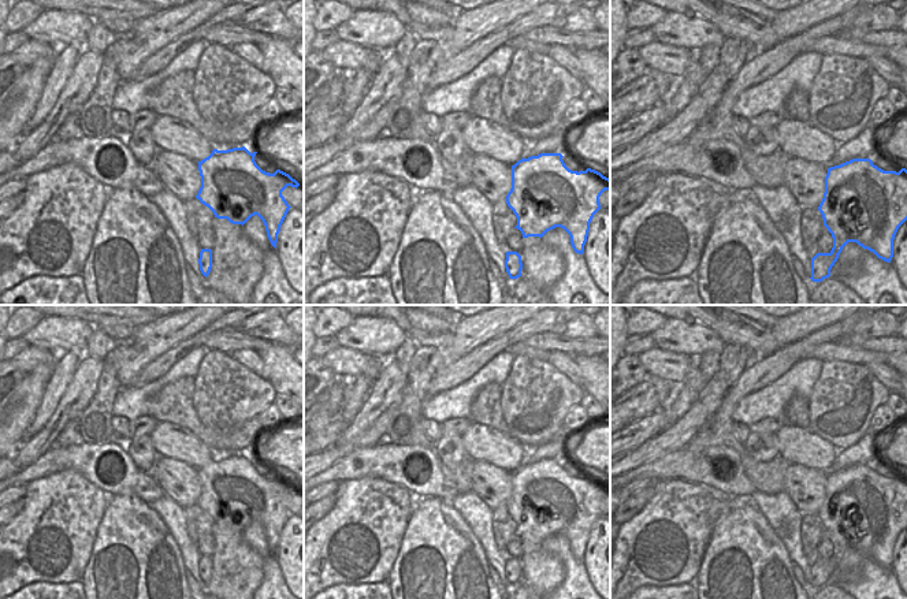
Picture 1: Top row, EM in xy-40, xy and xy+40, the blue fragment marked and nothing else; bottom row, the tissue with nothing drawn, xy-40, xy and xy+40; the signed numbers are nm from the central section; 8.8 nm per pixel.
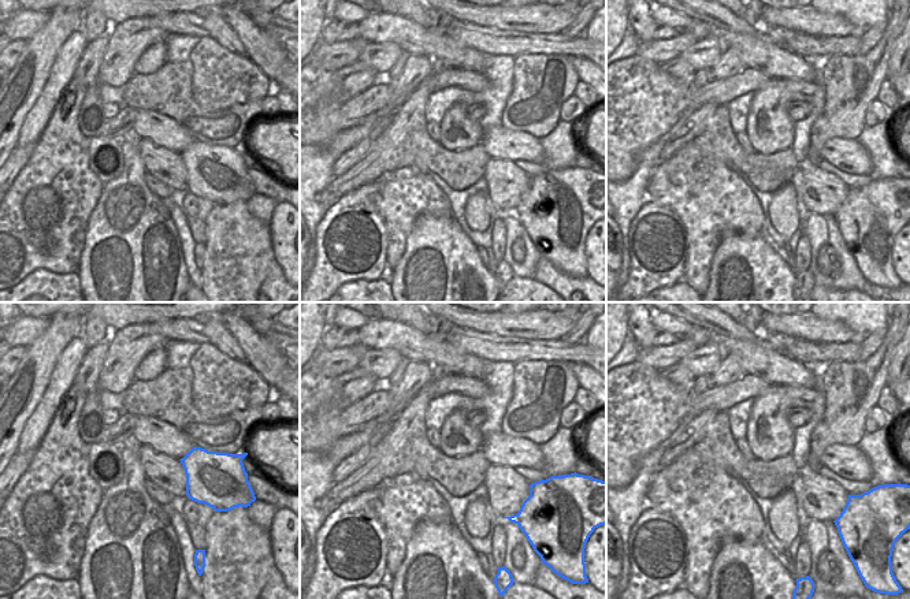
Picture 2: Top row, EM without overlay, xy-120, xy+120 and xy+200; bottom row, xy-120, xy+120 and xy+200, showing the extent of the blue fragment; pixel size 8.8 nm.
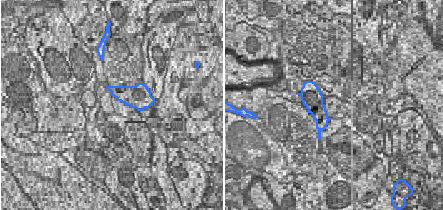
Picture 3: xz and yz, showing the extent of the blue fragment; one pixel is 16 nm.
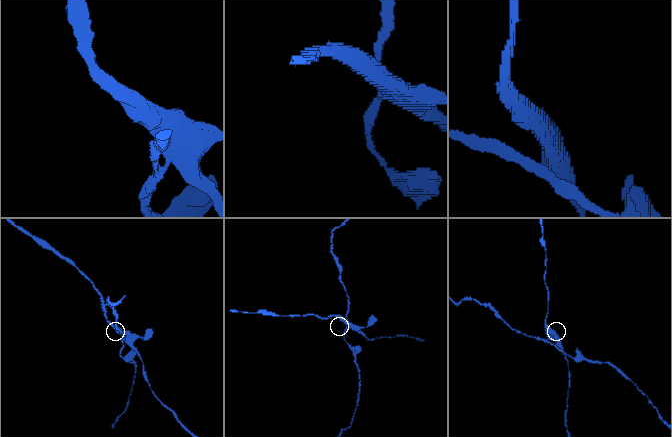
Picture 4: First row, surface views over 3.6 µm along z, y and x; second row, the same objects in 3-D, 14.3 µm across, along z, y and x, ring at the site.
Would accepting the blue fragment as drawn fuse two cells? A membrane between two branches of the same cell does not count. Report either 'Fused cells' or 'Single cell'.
Fused cells.

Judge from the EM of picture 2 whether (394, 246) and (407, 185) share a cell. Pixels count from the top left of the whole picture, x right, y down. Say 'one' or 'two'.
one

